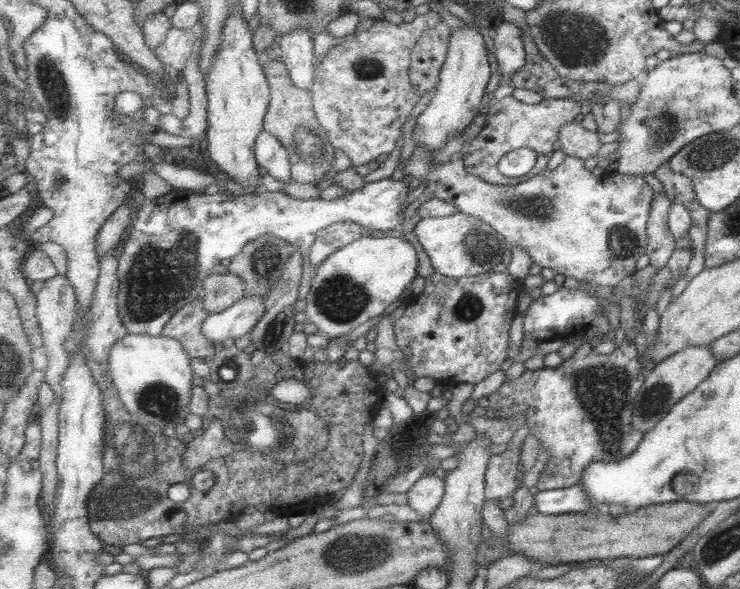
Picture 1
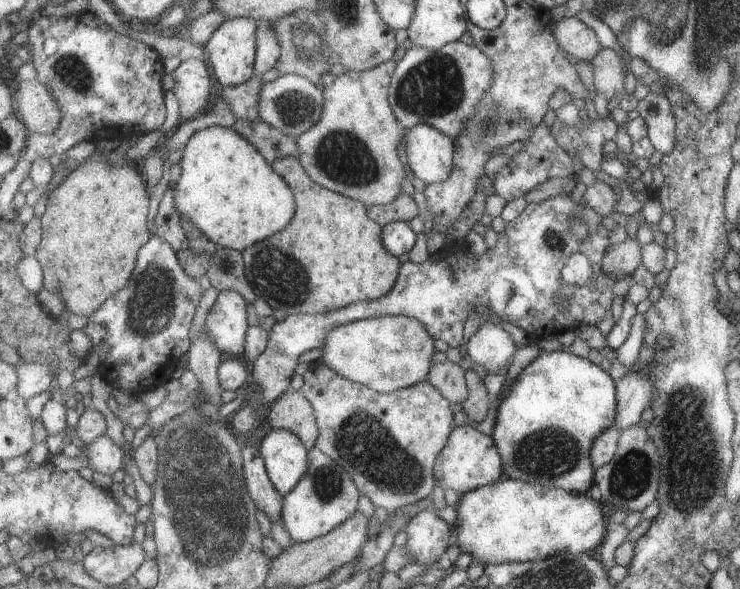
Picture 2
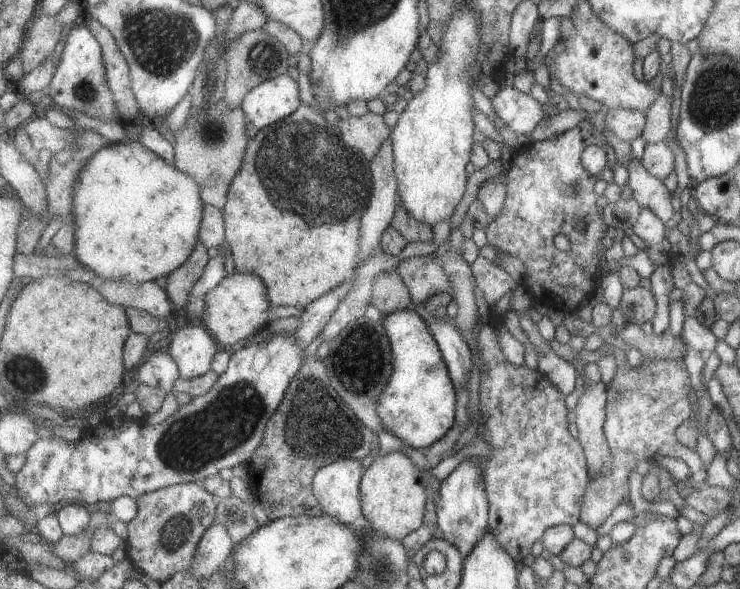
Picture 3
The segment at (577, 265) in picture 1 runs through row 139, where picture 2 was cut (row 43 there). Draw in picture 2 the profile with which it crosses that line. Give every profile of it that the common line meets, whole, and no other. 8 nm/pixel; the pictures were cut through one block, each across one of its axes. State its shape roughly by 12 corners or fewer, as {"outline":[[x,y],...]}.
{"outline":[[473,44],[416,45],[389,102],[405,130],[455,139],[491,90]]}

